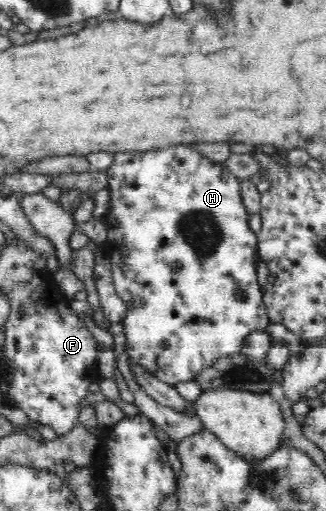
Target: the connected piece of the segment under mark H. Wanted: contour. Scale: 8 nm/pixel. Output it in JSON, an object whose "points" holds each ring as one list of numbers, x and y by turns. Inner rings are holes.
{"points":[[192,144,143,152,119,152,114,154,114,162,105,172,109,176,110,205,108,212,103,217,107,229,107,240,101,245,101,250,110,261,116,293,128,306,122,325,127,338,126,352,129,359,145,367,149,373,157,376,157,379,163,383,175,386,177,383,195,379,201,370,212,366,221,357,241,354,245,346,245,339,255,331,264,331,270,322,264,305,262,287,257,281,260,263,257,234,249,227,249,213,242,202,240,192,241,179,233,176,224,163,211,161,200,151,195,151],[239,291,243,292,241,299,237,297]]}

